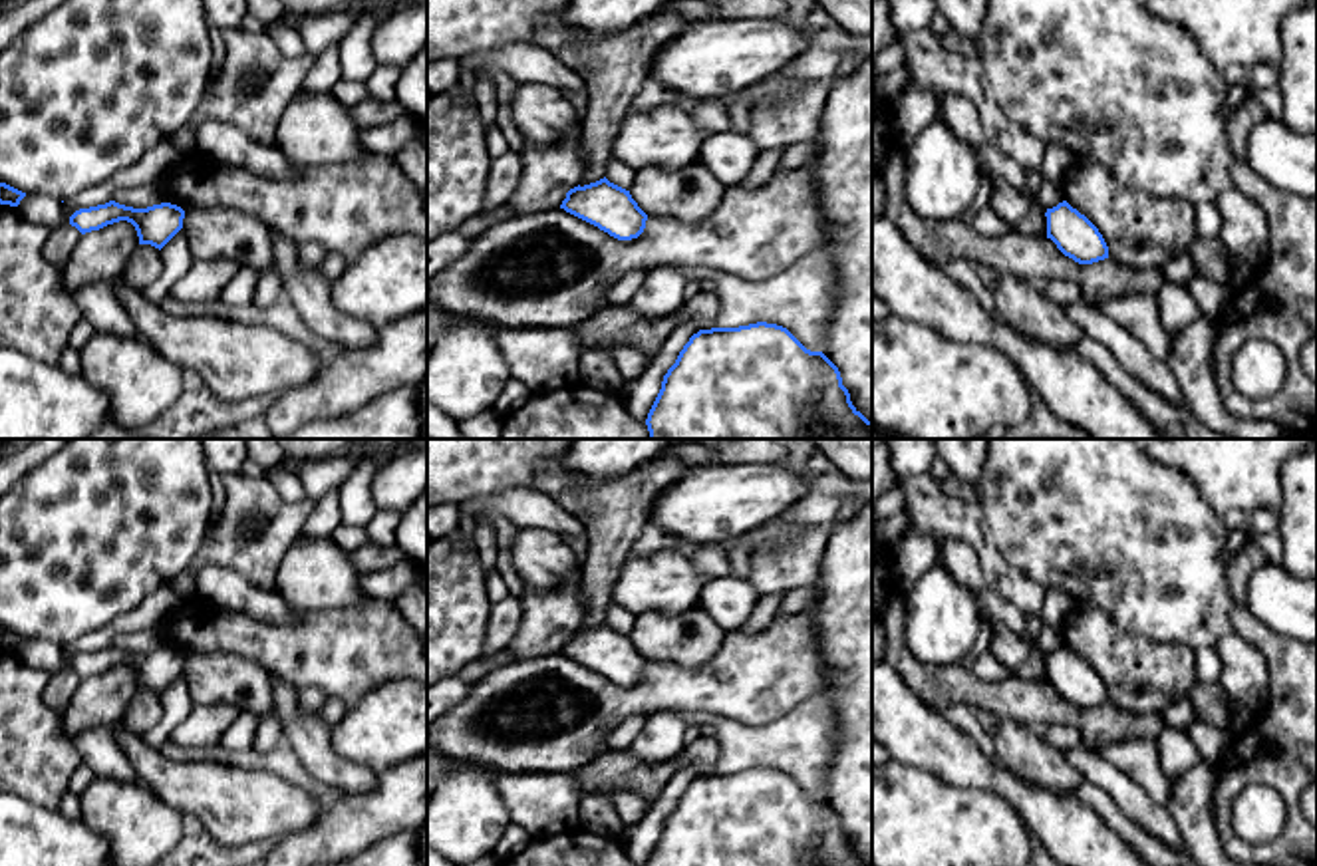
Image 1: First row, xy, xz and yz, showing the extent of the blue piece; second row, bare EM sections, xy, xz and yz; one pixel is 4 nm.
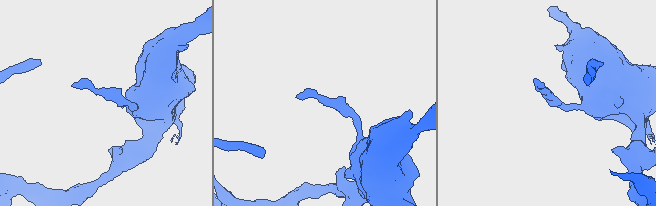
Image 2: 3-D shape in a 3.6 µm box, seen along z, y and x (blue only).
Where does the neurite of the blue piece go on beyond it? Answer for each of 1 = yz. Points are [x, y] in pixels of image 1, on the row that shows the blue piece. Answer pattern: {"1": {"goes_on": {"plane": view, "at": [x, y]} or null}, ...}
{"1": {"goes_on": null}}

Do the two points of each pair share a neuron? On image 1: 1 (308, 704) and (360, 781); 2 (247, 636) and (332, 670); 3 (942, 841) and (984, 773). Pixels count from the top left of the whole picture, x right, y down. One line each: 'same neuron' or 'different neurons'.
1: different neurons
2: same neuron
3: different neurons

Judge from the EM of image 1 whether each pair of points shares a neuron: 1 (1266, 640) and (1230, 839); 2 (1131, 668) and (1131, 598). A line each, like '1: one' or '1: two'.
1: one
2: two

